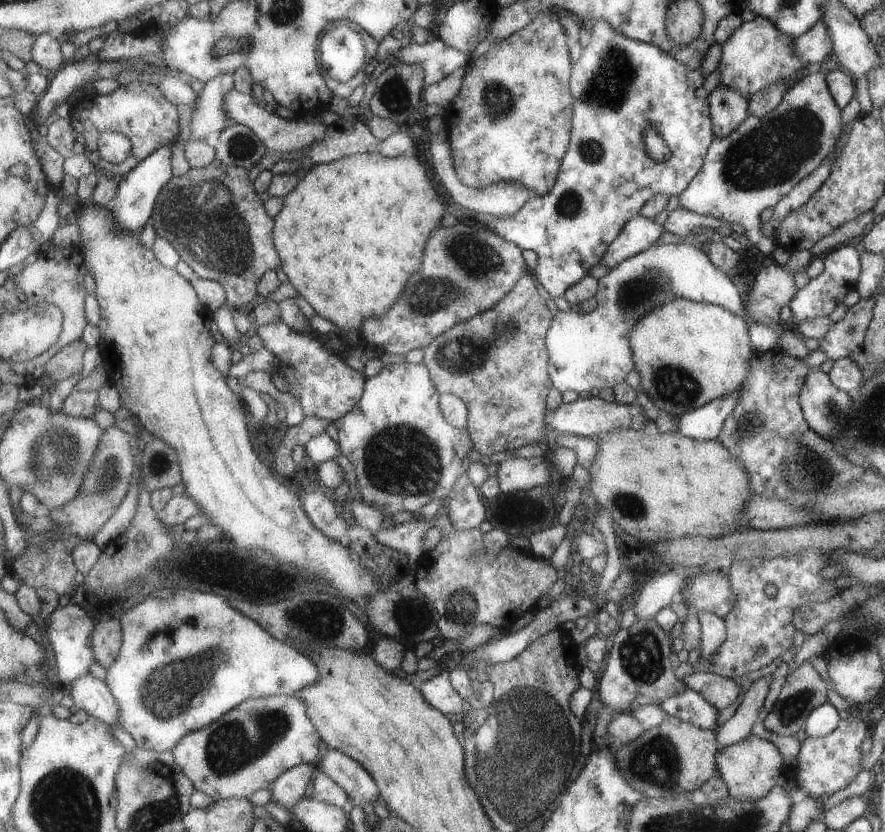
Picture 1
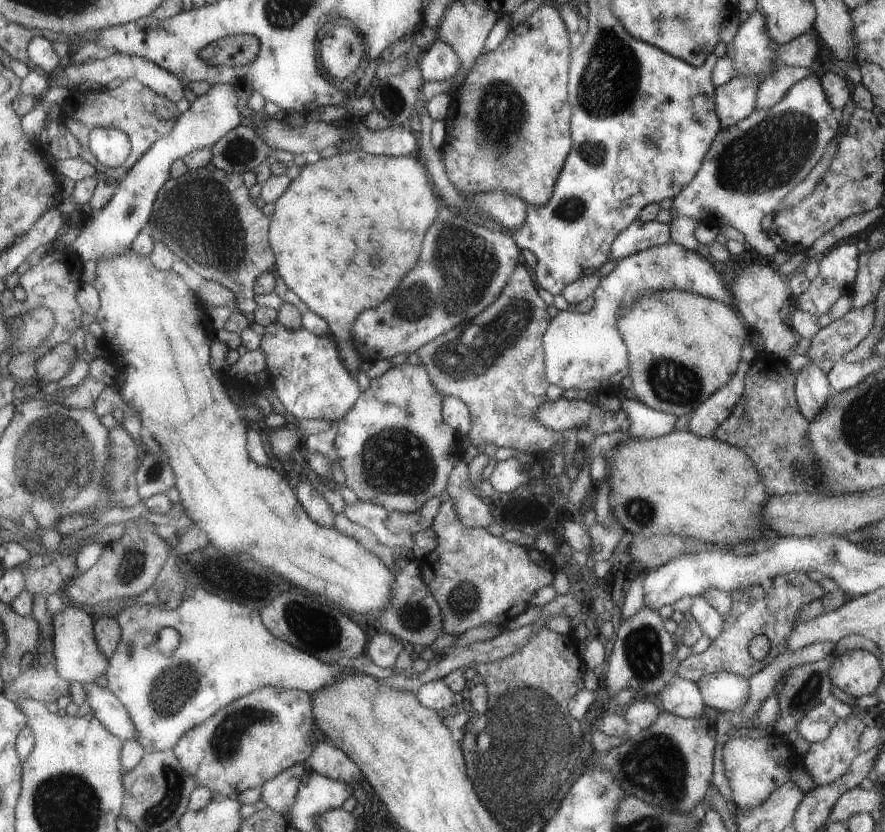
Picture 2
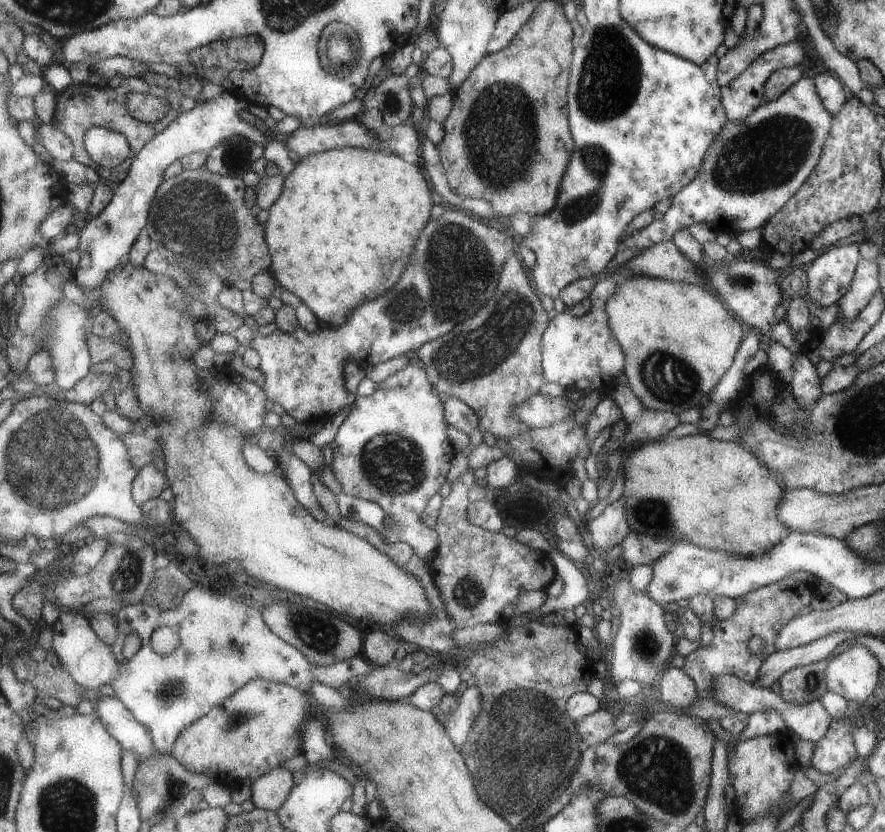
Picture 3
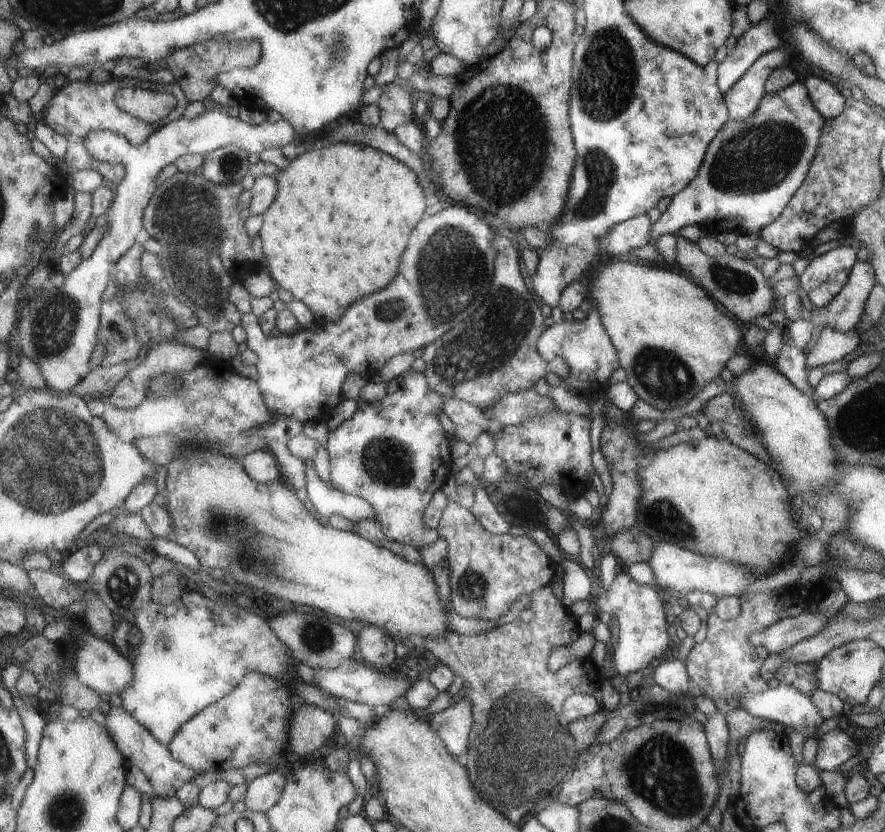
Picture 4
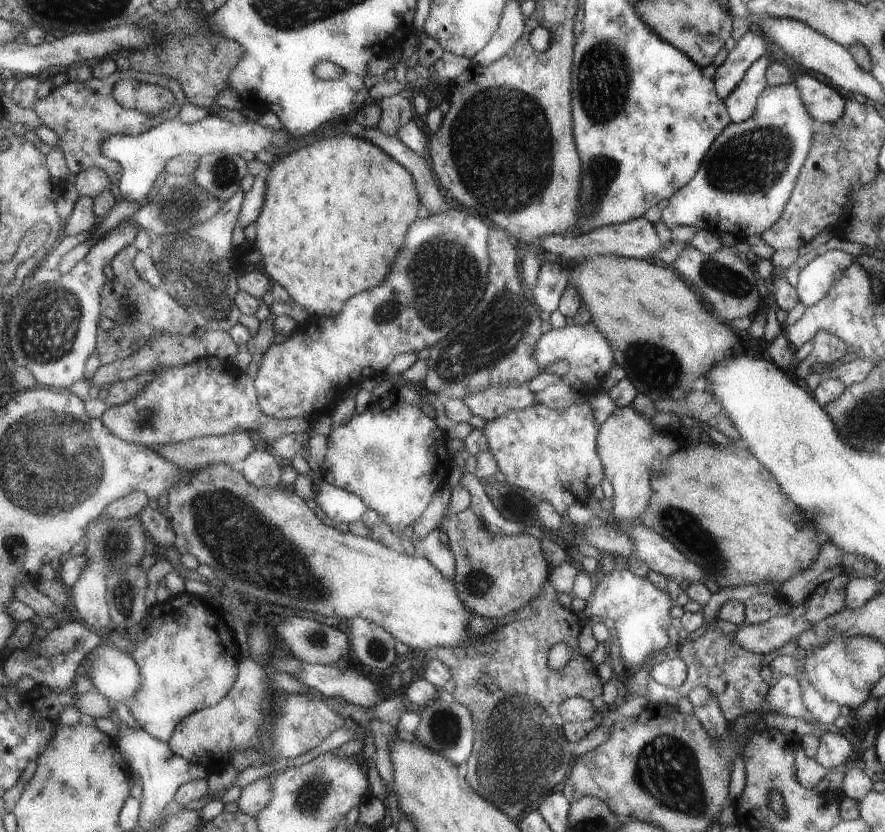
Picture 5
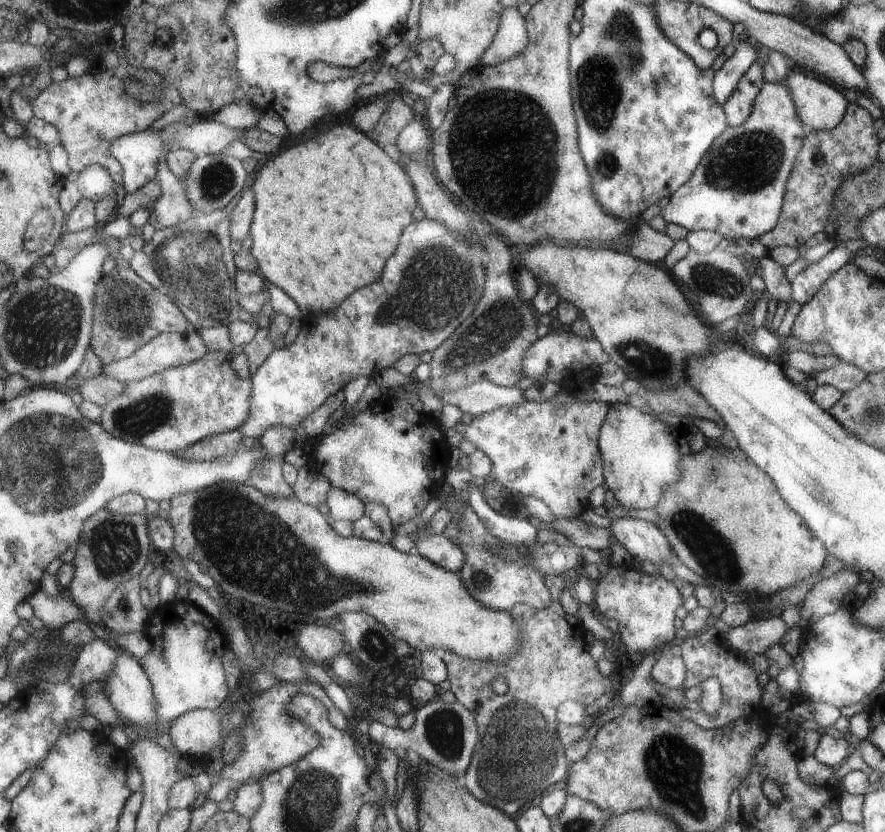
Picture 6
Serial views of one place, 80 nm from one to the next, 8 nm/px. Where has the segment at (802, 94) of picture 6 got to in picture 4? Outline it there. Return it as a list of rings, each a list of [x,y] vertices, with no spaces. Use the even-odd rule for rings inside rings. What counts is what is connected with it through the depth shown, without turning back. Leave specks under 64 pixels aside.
[[[809,76],[802,81],[817,112],[825,119],[837,116],[843,110],[844,98],[836,84],[823,76]]]

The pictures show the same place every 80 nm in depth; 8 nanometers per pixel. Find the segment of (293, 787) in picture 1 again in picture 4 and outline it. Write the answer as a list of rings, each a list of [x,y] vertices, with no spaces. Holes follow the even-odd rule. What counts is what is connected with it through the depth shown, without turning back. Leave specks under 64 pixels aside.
[[[279,769],[258,776],[247,784],[243,802],[251,811],[267,812],[282,799],[287,781]]]

